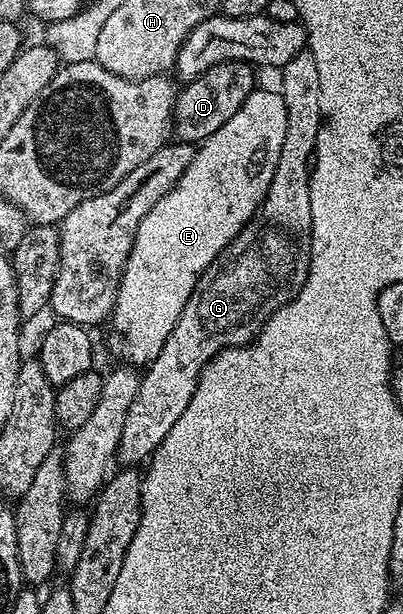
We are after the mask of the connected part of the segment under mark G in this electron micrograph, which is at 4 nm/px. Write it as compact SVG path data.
M309 49L296 53L296 57L292 57L292 61L288 61L280 68L280 75L282 75L280 94L288 113L288 129L284 133L284 149L280 149L280 161L276 161L276 173L272 173L272 185L268 185L268 193L264 197L264 201L258 206L257 213L250 218L244 230L214 258L212 265L208 265L208 269L196 281L196 289L192 289L192 297L188 297L188 301L184 305L184 313L180 313L180 321L176 321L176 329L172 329L172 333L168 333L168 341L164 341L158 356L141 372L136 401L132 401L132 409L128 409L128 417L124 420L124 427L120 429L120 441L116 450L117 462L122 462L119 464L123 468L134 469L145 464L160 445L160 441L164 441L164 437L168 437L168 429L172 429L172 425L176 425L176 421L180 421L180 413L184 413L184 409L188 409L188 401L192 401L192 393L196 393L198 374L203 371L206 364L211 363L214 356L219 351L225 351L227 347L244 347L253 343L258 337L259 328L270 318L270 314L273 311L279 311L285 303L290 302L306 280L306 274L310 268L310 168L314 158L314 146L318 140L318 131L322 128L320 77L316 74L316 61Z

